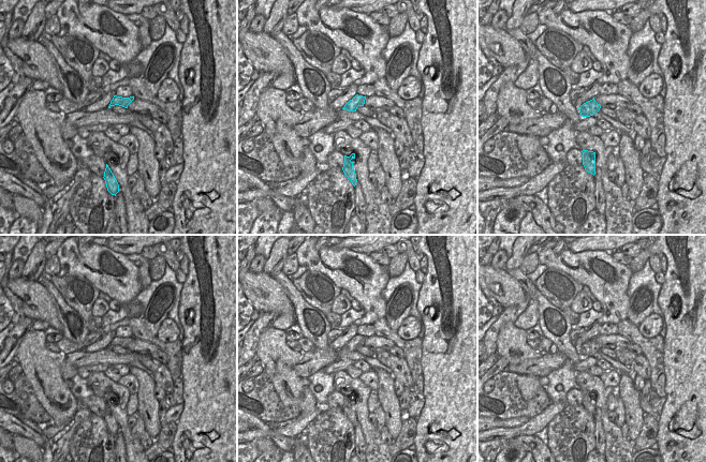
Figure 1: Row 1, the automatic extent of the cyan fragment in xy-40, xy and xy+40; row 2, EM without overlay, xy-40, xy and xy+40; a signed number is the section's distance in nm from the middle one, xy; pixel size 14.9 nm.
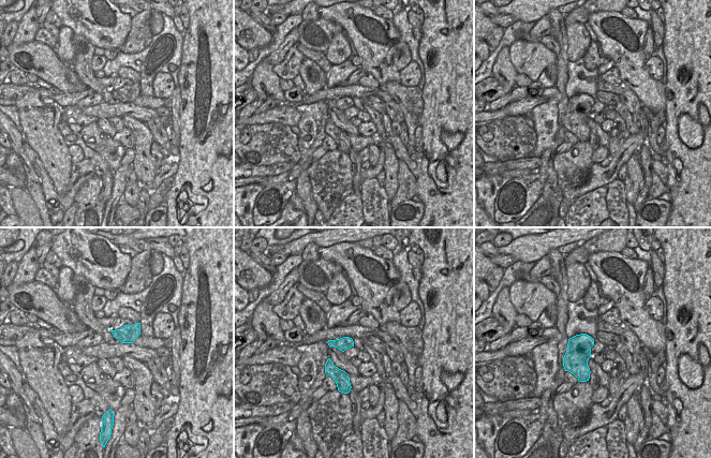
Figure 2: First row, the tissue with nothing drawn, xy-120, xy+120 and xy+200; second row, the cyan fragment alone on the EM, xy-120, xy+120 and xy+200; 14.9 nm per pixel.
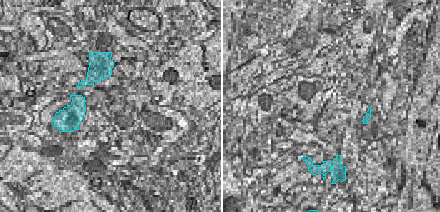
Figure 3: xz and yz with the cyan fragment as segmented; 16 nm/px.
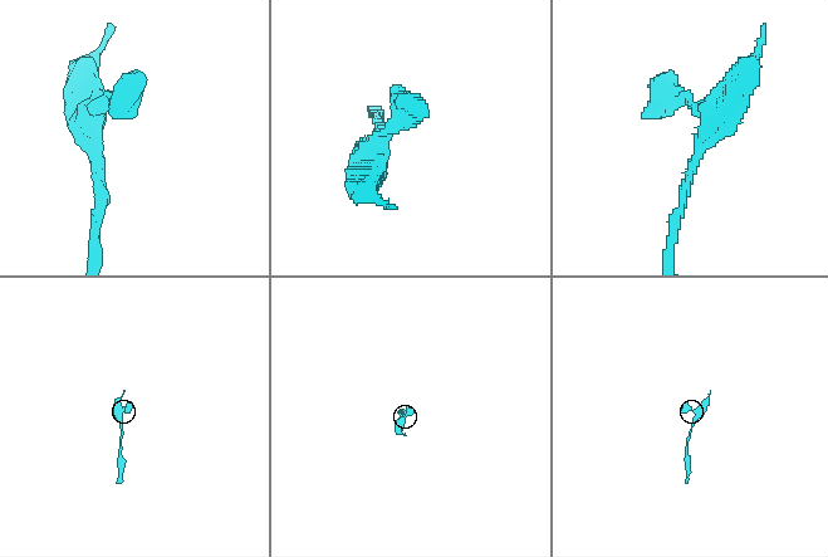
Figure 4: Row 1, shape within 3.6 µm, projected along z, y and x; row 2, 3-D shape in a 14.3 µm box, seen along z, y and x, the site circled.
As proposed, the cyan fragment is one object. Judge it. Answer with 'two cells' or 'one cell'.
one cell

